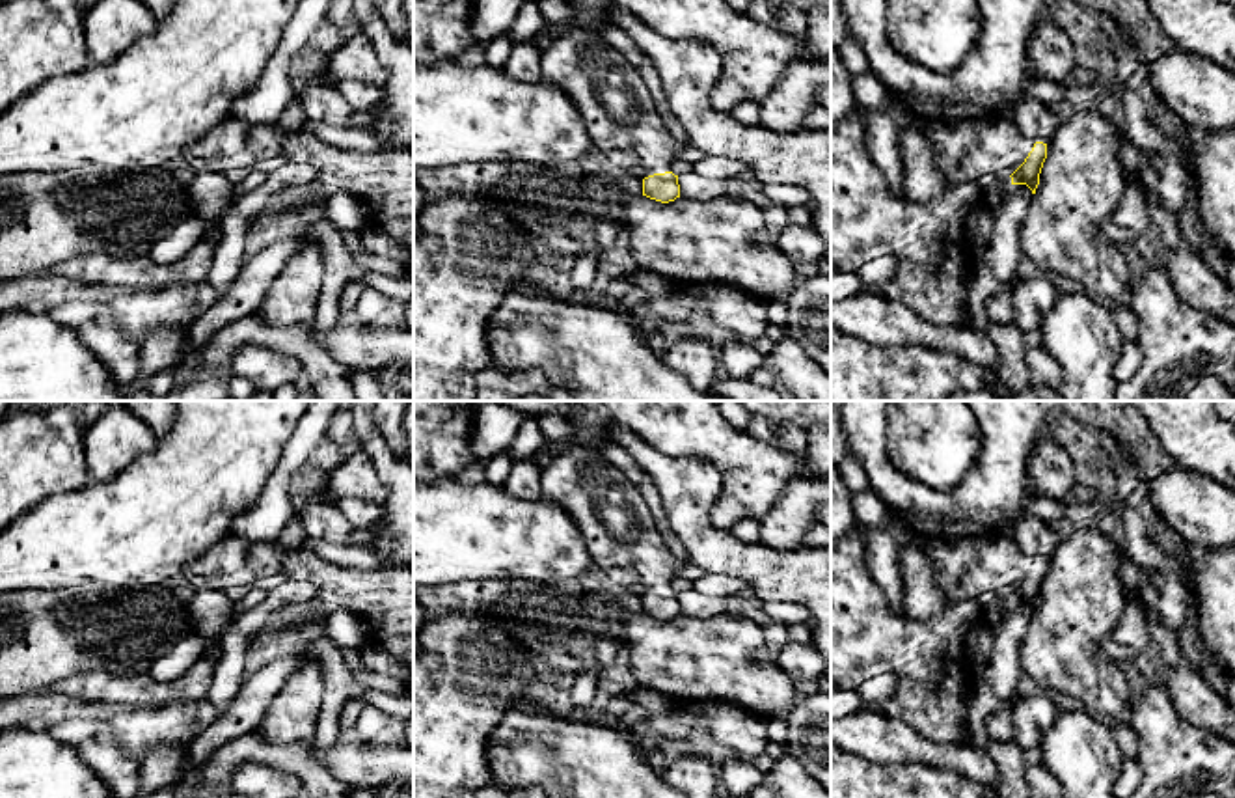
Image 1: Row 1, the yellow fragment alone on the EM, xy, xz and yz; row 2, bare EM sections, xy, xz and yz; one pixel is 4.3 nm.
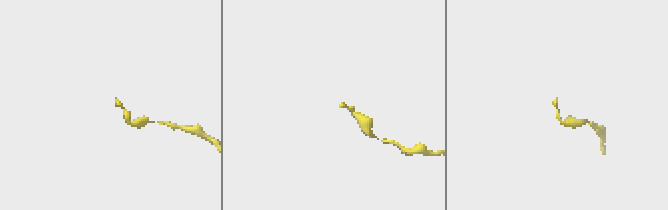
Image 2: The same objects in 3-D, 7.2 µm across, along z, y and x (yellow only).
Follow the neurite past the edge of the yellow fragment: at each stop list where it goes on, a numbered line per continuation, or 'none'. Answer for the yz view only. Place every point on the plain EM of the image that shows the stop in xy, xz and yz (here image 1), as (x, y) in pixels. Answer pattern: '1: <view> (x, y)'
1: yz (967, 567)

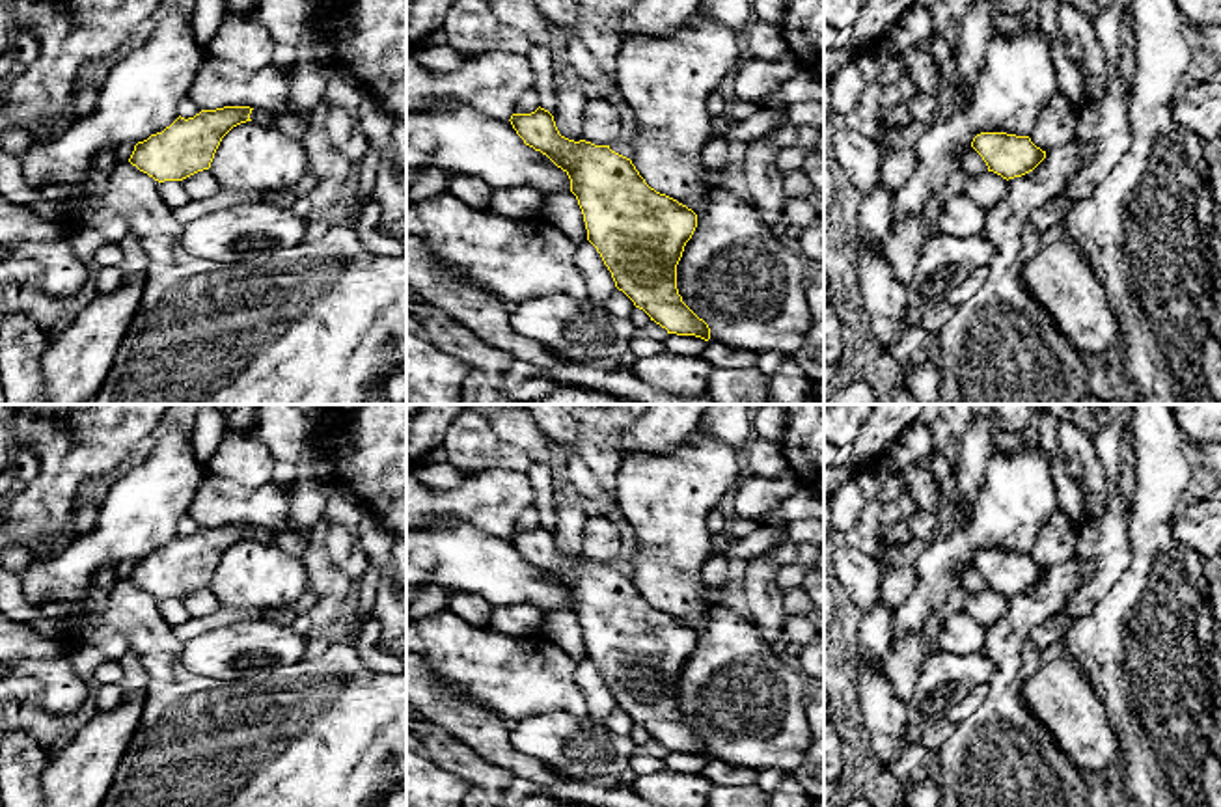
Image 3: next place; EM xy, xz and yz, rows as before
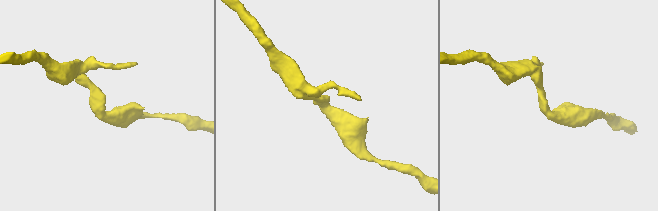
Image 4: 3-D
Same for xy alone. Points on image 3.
none

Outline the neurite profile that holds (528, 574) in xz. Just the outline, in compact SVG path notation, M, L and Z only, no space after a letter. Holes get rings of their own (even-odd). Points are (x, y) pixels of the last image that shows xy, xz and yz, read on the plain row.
M473 526L406 529L406 589L425 585L477 595L492 608L533 604L542 617L570 609L567 589L526 563L511 539Z

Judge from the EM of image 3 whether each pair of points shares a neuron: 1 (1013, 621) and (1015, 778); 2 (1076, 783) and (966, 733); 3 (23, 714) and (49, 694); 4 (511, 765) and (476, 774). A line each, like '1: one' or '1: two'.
1: one
2: one
3: two
4: two

